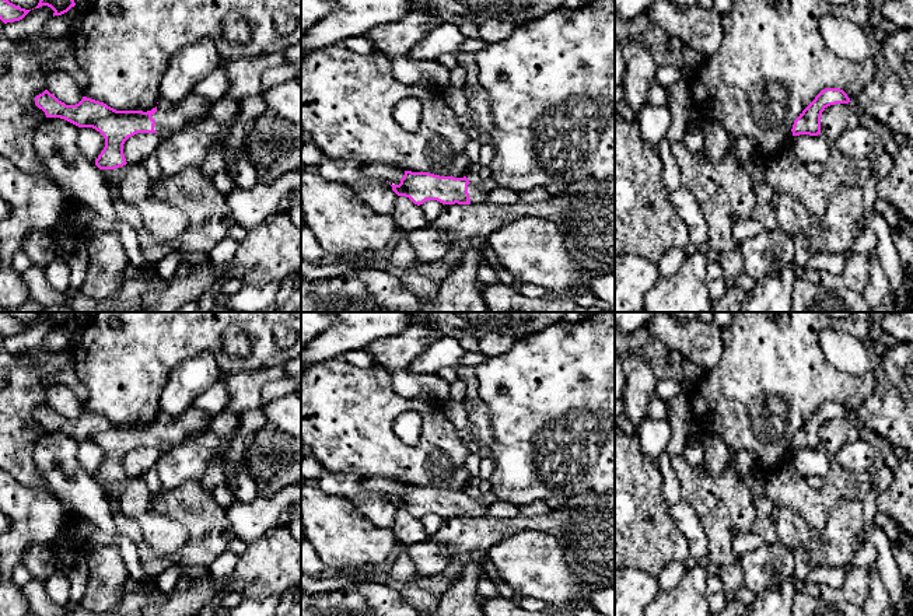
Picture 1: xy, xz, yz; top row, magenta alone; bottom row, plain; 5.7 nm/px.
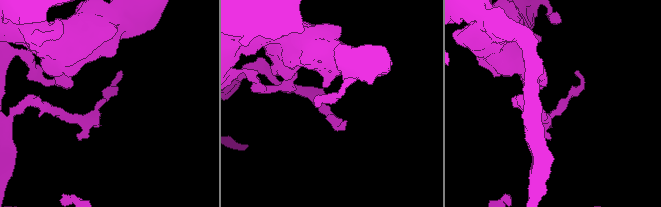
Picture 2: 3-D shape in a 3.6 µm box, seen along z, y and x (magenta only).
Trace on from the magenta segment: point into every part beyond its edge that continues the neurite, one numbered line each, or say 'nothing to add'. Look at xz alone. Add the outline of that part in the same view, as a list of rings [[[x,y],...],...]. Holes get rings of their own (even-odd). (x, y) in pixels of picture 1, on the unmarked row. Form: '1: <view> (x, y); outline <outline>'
1: xz (478, 507); outline [[[492,491],[483,493],[482,498],[469,497],[468,507],[472,518],[485,517],[492,504],[497,501]]]

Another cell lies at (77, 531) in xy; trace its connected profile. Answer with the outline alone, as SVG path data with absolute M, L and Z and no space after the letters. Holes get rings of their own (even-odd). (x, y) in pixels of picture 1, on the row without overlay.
M69 514L69 522L63 531L59 542L62 545L70 546L81 554L81 549L91 543L90 535L97 528L88 519L80 518L76 514Z

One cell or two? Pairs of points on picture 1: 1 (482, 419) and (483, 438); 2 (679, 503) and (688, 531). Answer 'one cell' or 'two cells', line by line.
1: one cell
2: one cell

